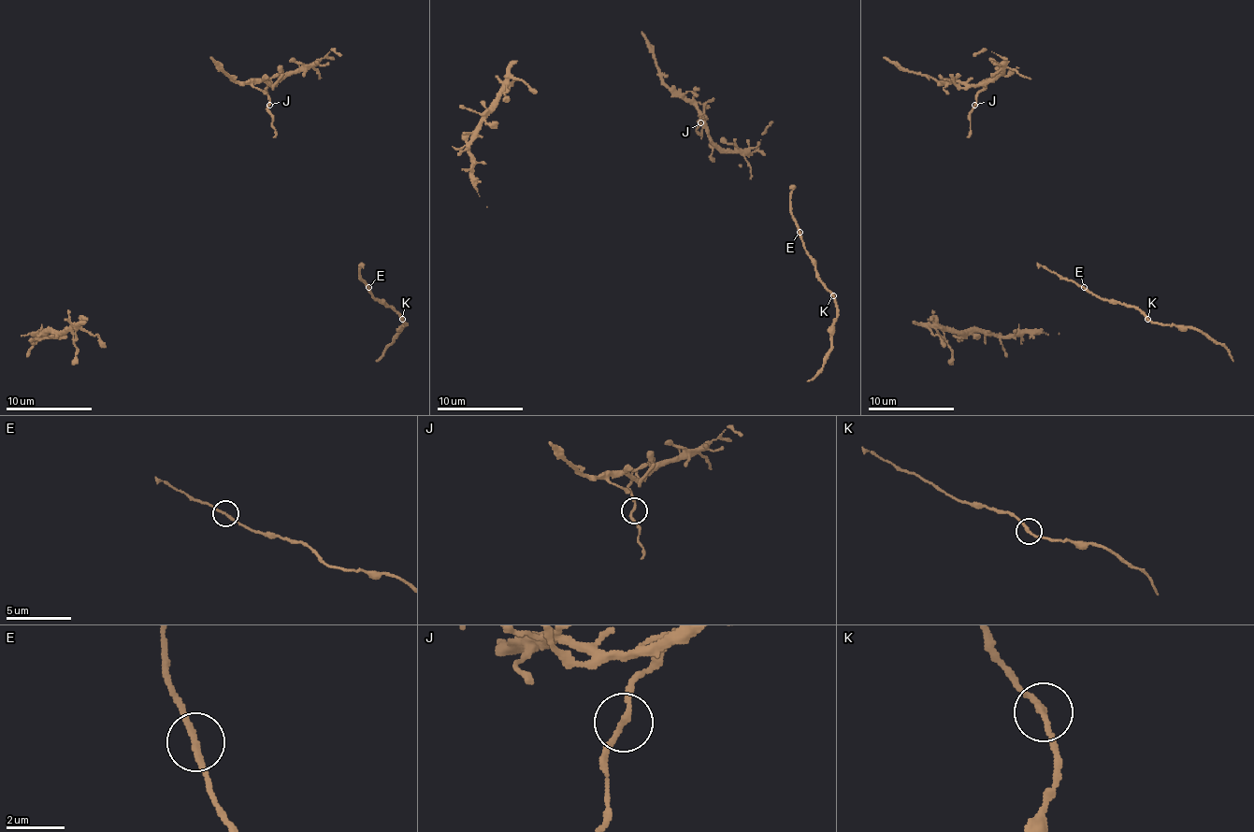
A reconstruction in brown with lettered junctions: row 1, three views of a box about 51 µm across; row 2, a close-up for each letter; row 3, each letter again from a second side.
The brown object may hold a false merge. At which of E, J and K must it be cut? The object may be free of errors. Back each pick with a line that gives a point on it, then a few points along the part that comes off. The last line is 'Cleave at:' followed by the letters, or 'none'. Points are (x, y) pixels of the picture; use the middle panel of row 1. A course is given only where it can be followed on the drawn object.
Cleave at: none

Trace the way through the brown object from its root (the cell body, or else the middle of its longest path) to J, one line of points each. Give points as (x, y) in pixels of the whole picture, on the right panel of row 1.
J: (968, 137), (971, 109), (974, 105)

